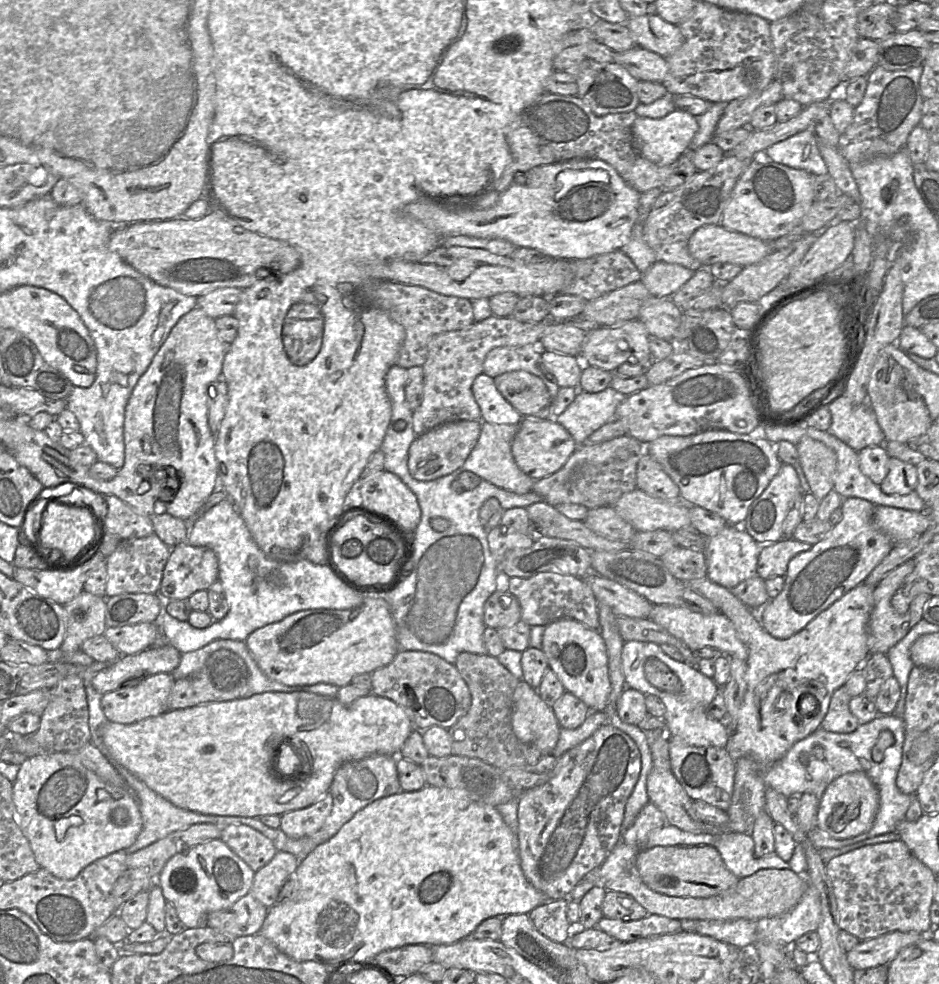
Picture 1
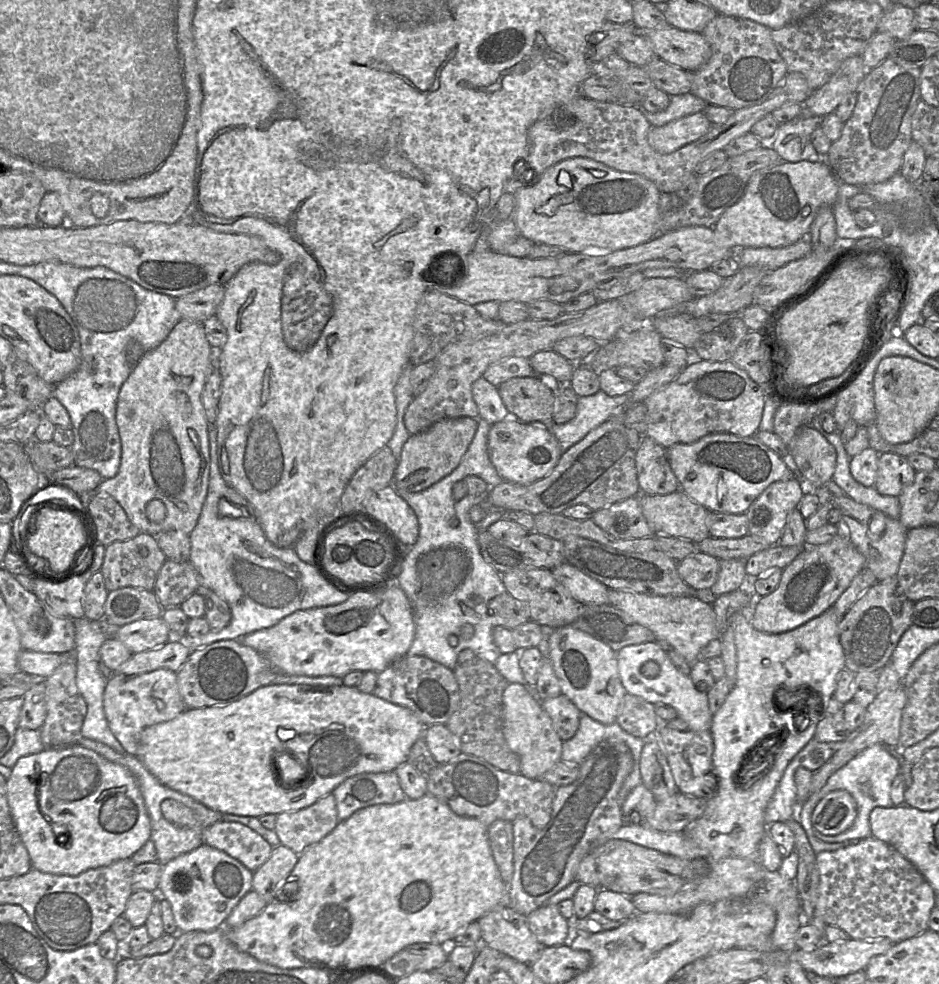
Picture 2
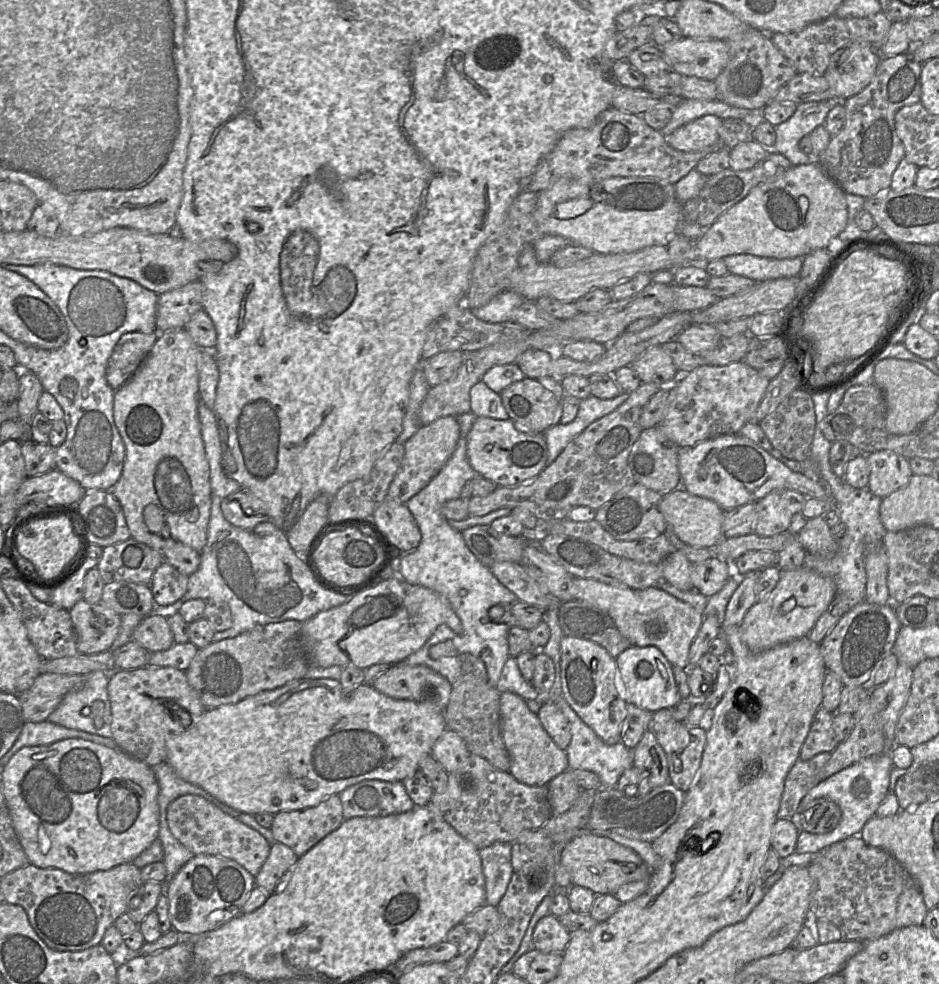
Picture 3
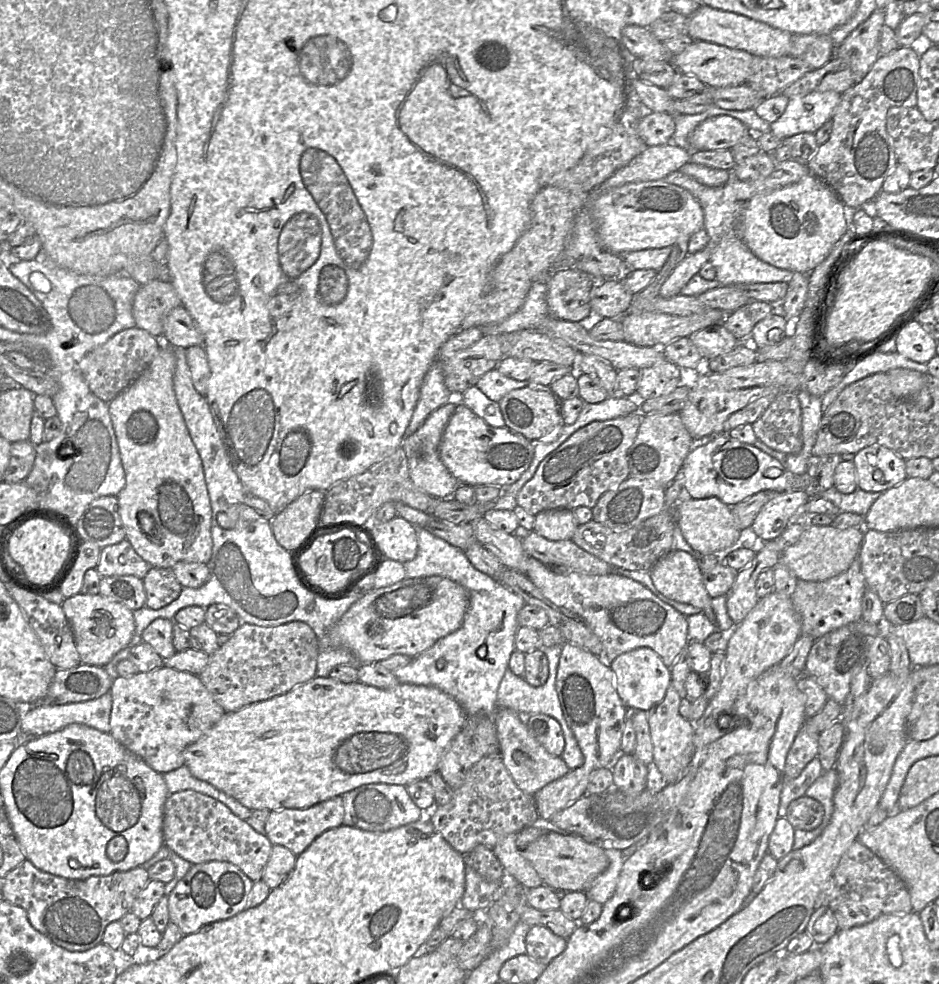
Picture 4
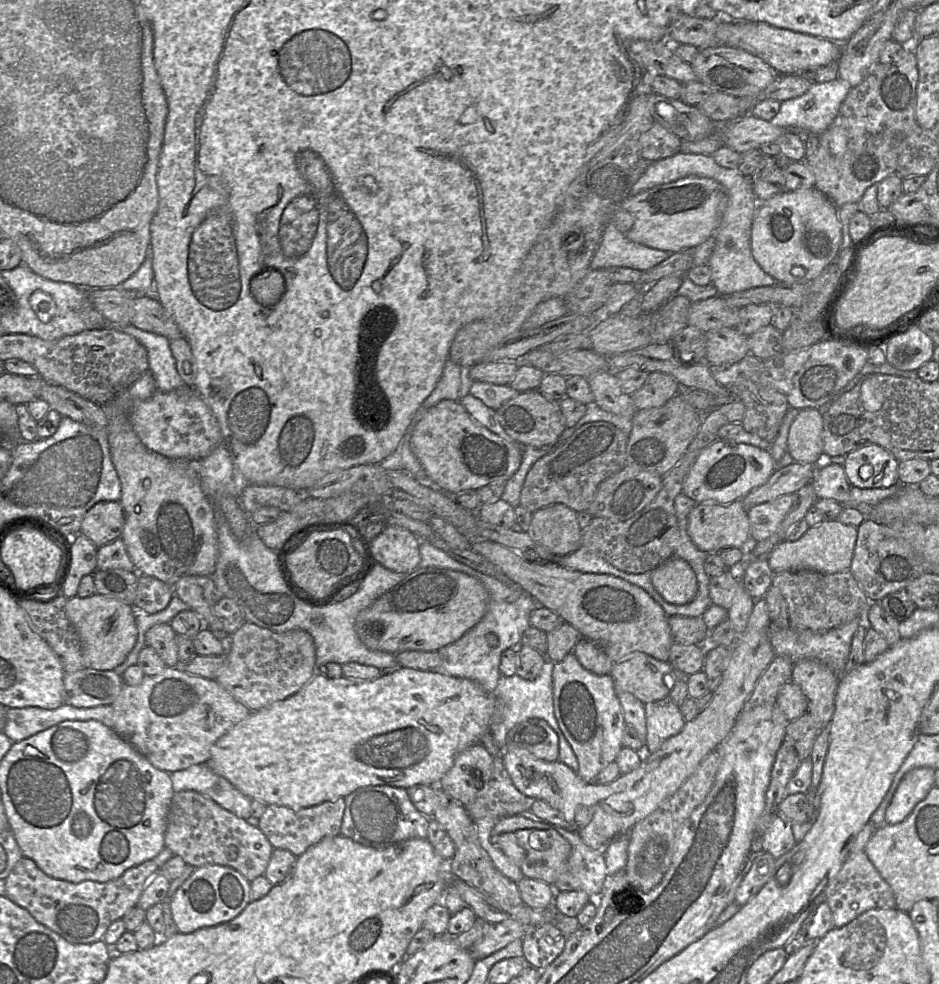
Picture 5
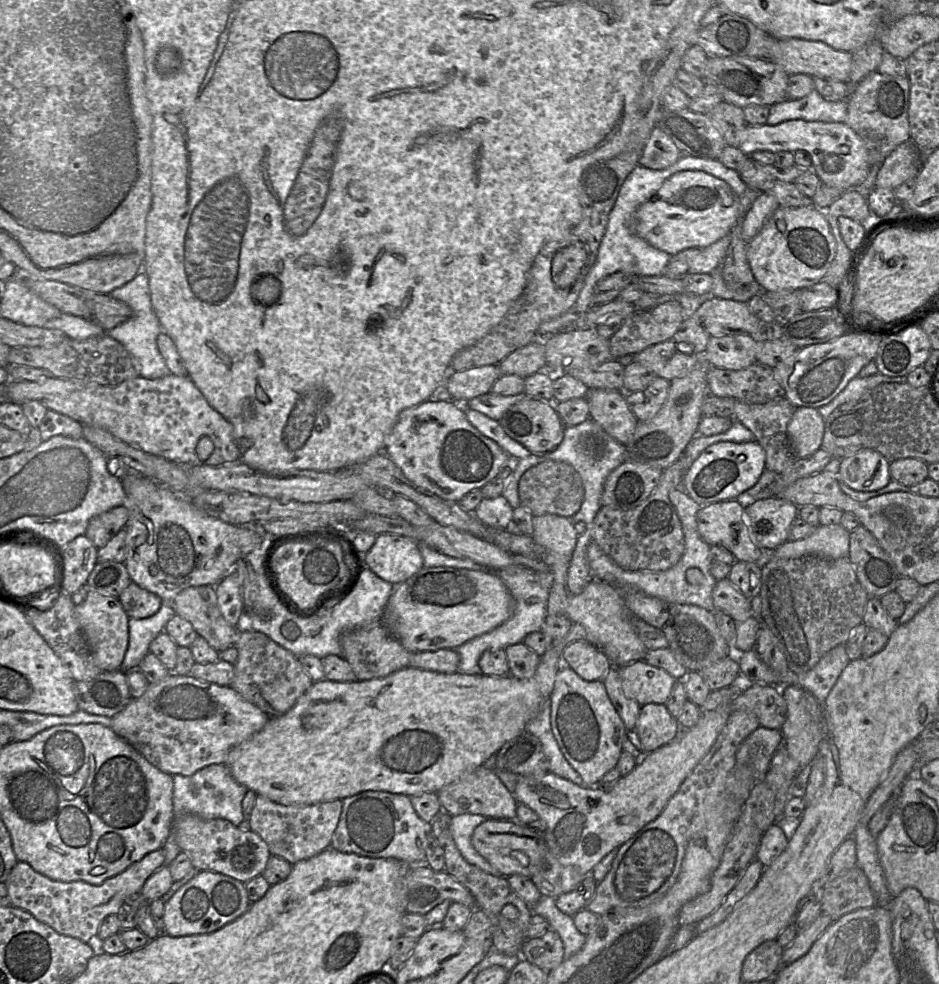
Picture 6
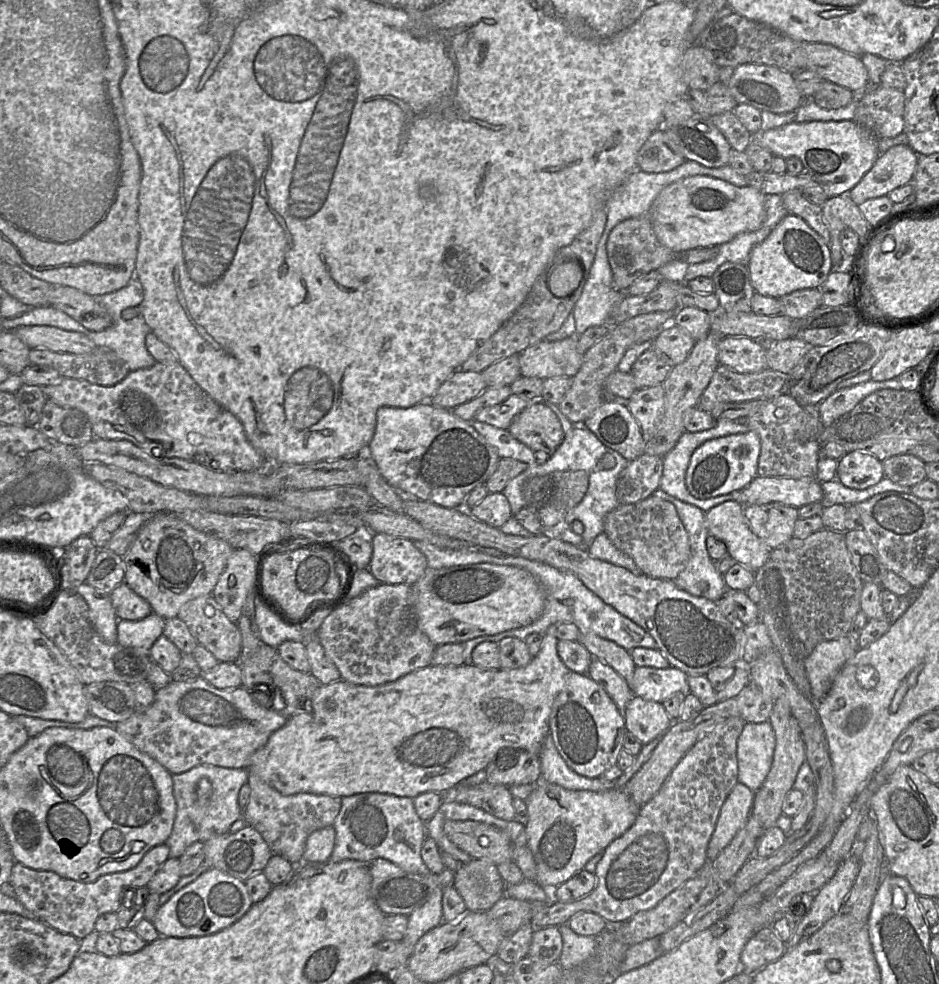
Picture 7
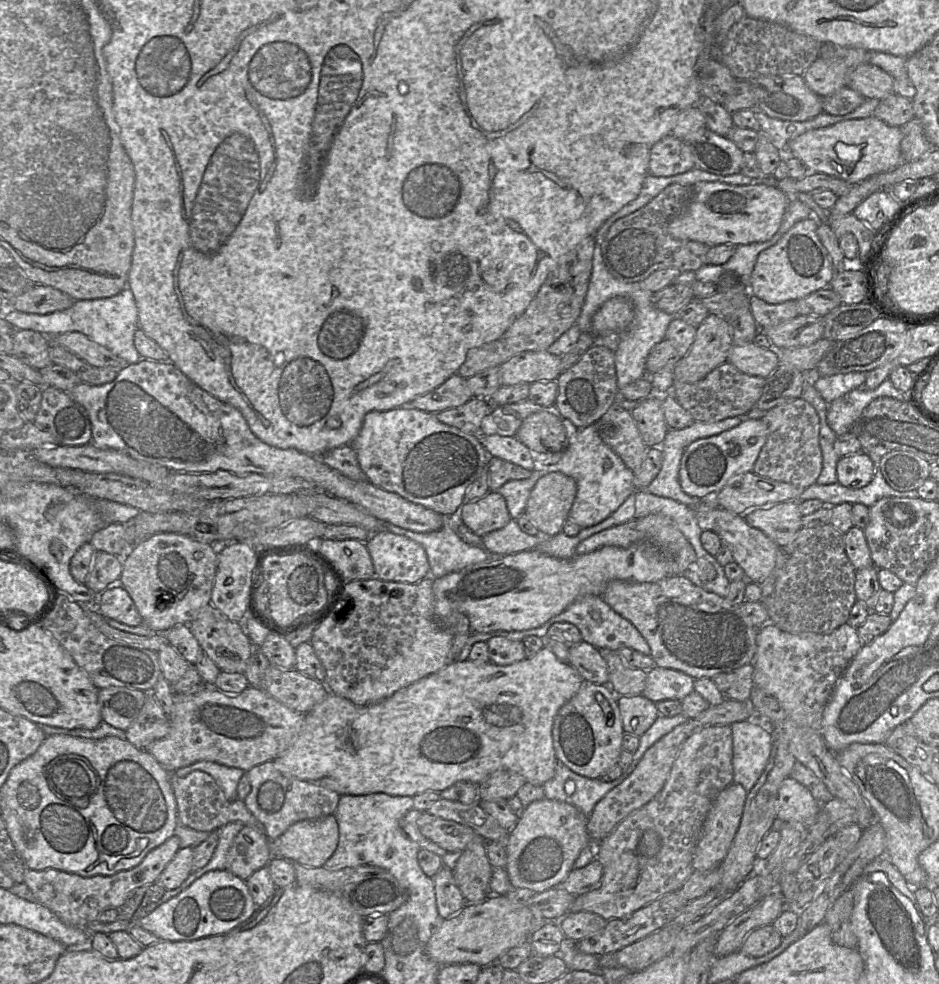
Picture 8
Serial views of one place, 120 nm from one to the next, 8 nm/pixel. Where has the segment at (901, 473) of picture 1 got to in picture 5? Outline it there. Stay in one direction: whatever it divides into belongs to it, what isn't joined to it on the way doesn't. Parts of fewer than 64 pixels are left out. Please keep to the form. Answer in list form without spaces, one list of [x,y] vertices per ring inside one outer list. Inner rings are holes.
[[[865,445],[845,458],[843,467],[851,486],[873,489],[899,483],[899,461],[879,445]]]

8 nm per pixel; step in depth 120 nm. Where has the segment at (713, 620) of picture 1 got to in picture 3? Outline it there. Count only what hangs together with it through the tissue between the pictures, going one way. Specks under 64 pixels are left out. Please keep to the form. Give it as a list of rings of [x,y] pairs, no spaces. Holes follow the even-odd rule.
[[[576,577],[573,578],[573,585],[576,587],[573,600],[586,601],[606,612],[631,646],[655,646],[672,666],[689,669],[689,649],[703,623],[703,613],[657,587],[640,590]]]

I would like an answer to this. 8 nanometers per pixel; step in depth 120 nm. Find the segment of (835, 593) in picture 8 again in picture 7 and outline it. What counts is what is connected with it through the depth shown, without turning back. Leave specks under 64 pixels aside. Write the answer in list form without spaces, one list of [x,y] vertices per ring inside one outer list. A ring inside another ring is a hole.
[[[823,528],[803,539],[792,537],[771,550],[765,564],[754,574],[754,584],[760,593],[760,600],[757,603],[759,621],[766,626],[773,647],[780,655],[788,676],[805,698],[813,700],[805,670],[806,658],[819,643],[846,635],[853,619],[860,611],[863,582],[851,562],[844,534]]]

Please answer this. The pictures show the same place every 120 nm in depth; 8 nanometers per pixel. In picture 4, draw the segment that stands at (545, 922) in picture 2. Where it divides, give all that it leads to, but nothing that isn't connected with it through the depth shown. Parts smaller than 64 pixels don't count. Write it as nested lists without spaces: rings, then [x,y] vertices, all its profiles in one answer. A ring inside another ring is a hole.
[[[533,925],[526,936],[526,954],[537,962],[548,965],[567,946],[567,939],[544,925]]]

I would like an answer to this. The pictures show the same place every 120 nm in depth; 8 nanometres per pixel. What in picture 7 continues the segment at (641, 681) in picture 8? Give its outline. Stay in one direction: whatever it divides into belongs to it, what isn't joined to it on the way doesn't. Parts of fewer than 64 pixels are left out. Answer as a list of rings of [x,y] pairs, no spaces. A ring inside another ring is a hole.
[[[593,633],[581,634],[579,642],[594,658],[609,665],[625,679],[628,685],[631,685],[636,665],[630,656],[630,652]]]

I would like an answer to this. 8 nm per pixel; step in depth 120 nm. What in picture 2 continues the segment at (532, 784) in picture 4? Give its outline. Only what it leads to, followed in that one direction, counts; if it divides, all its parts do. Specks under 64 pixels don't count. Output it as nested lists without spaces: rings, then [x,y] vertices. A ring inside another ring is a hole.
[[[509,683],[503,693],[503,734],[510,749],[520,758],[520,774],[539,778],[561,760],[563,741],[554,729],[552,720],[525,685]]]

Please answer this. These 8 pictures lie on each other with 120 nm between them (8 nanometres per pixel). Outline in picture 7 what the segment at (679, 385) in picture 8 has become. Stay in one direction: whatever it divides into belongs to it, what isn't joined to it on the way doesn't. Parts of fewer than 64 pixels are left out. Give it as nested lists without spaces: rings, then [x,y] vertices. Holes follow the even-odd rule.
[[[718,365],[696,407],[711,413],[721,403],[771,400],[781,394],[789,394],[789,384],[787,376],[780,372],[766,369],[741,374]]]

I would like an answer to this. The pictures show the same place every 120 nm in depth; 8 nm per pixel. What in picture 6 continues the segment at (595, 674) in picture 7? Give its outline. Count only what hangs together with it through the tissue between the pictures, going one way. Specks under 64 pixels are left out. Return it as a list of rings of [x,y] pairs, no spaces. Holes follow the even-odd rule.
[[[612,667],[602,681],[610,701],[621,717],[626,729],[634,730],[641,705],[632,699],[623,688],[618,668]]]

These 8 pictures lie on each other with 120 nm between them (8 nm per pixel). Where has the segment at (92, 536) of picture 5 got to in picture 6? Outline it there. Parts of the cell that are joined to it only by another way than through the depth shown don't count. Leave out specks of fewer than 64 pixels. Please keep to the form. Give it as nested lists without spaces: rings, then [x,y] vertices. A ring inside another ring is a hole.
[[[125,505],[114,507],[91,518],[85,535],[97,547],[103,547],[118,531],[125,528],[129,510]]]

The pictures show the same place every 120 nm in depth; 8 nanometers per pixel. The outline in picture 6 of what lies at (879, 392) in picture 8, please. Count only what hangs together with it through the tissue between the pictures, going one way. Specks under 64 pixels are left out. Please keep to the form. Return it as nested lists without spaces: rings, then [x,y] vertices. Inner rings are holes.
[[[880,373],[868,377],[853,378],[831,402],[817,410],[825,420],[840,405],[860,398],[864,392],[883,383],[907,383],[906,376],[890,377]]]

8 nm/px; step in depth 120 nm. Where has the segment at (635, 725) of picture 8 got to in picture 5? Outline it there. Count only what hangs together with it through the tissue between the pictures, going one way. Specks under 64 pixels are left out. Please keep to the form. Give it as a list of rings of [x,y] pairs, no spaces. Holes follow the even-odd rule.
[[[667,696],[645,705],[646,741],[644,753],[652,754],[668,739],[677,735],[686,722],[679,707]]]

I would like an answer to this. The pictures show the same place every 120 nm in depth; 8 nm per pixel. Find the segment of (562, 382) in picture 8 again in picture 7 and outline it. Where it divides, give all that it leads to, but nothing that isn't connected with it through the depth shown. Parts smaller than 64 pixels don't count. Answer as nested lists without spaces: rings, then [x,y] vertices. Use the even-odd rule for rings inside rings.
[[[652,312],[637,315],[620,324],[612,324],[607,334],[585,354],[577,374],[571,378],[570,387],[559,404],[560,411],[575,425],[582,425],[605,401],[612,399],[605,392],[607,378],[617,370],[625,352],[636,344],[653,341],[672,322],[673,315],[667,312]]]

